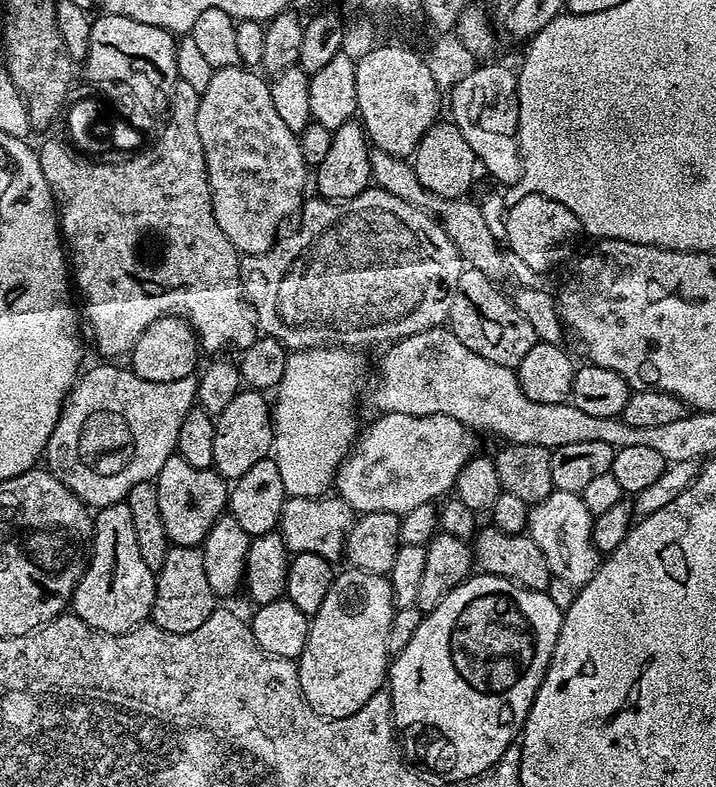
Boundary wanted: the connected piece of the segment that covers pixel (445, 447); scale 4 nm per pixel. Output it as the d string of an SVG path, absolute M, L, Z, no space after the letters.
M385 412L379 418L381 420L376 420L369 426L364 437L361 435L353 443L348 455L341 462L340 469L336 471L335 491L340 499L352 507L353 513L393 512L395 516L402 517L414 510L414 506L439 501L455 489L456 476L462 470L462 466L466 466L466 462L477 455L477 433L446 414L411 416Z

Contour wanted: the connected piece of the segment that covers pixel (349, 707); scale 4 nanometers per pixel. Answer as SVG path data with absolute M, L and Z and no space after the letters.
M349 567L333 579L330 594L310 618L306 646L298 658L300 685L306 702L327 720L346 718L385 687L390 667L386 638L394 611L387 576Z

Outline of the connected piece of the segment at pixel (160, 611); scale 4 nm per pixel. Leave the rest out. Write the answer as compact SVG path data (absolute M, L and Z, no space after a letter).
M169 547L166 554L166 562L162 562L162 570L155 573L156 593L154 594L154 606L150 617L151 623L157 624L162 630L170 630L174 634L190 634L190 630L198 630L206 618L216 611L218 597L210 588L209 579L206 578L203 554L199 547L177 548Z

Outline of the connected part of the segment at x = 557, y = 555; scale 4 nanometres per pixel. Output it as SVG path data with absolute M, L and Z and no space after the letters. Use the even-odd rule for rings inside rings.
M553 490L542 502L528 509L527 535L538 542L538 550L546 557L553 577L570 582L578 590L596 573L602 559L592 541L593 517L578 492L558 492Z

